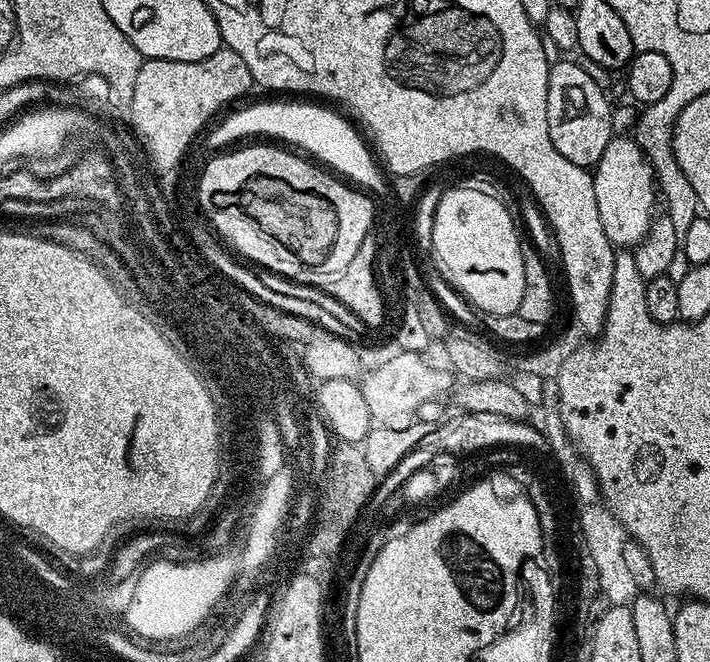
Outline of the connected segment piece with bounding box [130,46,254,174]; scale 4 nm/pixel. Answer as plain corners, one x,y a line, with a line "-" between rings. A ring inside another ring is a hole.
223,46
220,47
219,50
217,50
214,54
210,54
210,58
202,58
202,62
174,62
173,60
145,59
143,61
143,63
141,63
140,69
138,70
138,78
134,78
134,94
132,95
132,103
130,105
130,113
132,112
132,128
133,128
134,131
136,131
136,136
137,136
137,137
135,136
135,139
138,141
138,144
139,144
138,139
140,139
140,144
141,144
142,147
144,147
144,150
142,150
142,152
143,152
143,155
146,157
147,163
149,165
151,165
151,167
153,169
155,169
154,167
156,167
158,171
164,172
163,174
175,173
177,171
176,167
178,167
179,164
180,164
180,159
182,159
183,156
187,154
188,147
190,147
191,144
192,144
192,139
194,139
195,136
198,135
200,131
202,131
201,133
203,133
205,131
204,123
206,123
207,120
210,119
211,116
214,115
215,112
218,111
219,108
223,106
223,104
228,104
228,103
231,102
231,100
236,100
236,99
239,98
239,96
246,95
248,91
250,91
250,90
253,91
253,88
254,88
254,85
252,83
252,75
250,74
249,68
246,67
246,62
242,62
242,58
238,58
238,54
234,54
234,50
230,50
229,48
226,48
226,47
223,47

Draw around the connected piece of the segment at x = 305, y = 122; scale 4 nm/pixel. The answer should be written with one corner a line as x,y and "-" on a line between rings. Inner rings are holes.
308,103
312,104
248,104
245,108
230,113
212,133
209,131
208,144
216,148
212,150
224,150
240,142
235,140
240,140
243,136
271,138
273,141
283,142
297,149
305,148
300,150
315,158
321,165
327,166
333,173
347,178
353,185
369,193
382,191
385,173
373,149
366,143
365,137
339,111
331,112
328,108
319,108
316,105
319,103

